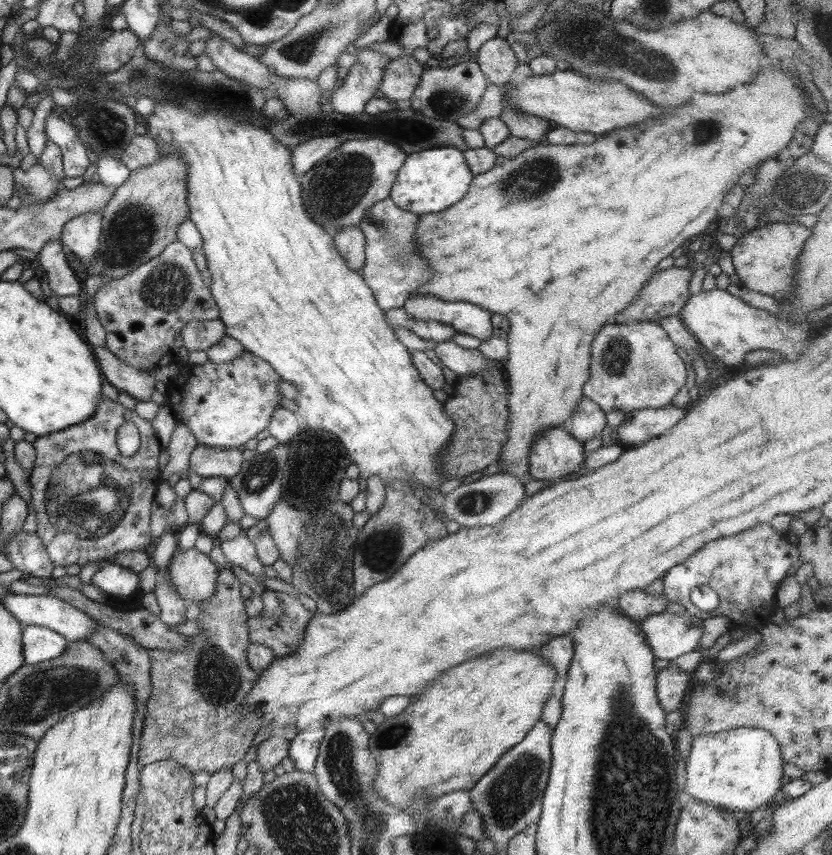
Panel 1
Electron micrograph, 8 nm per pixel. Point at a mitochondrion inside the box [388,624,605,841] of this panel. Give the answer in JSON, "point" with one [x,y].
{"point":[510,795]}

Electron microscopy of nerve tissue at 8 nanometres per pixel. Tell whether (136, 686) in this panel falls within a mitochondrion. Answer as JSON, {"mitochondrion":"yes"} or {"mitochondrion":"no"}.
{"mitochondrion":"no"}

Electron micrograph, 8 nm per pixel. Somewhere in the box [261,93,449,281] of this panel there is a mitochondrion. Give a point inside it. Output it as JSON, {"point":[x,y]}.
{"point":[335,187]}

